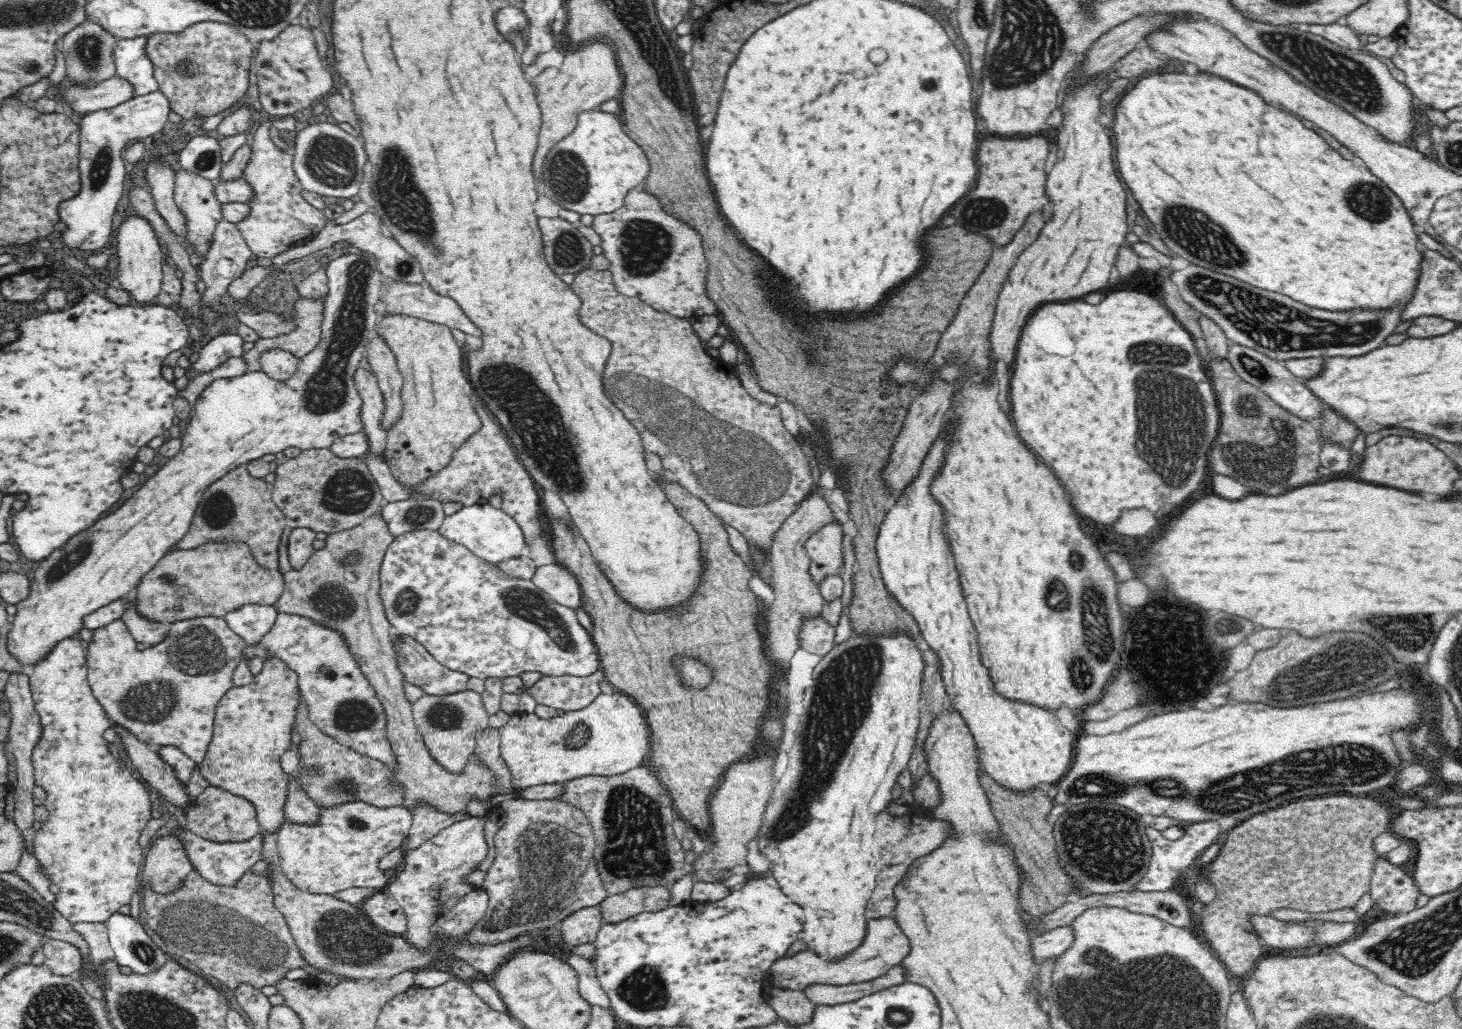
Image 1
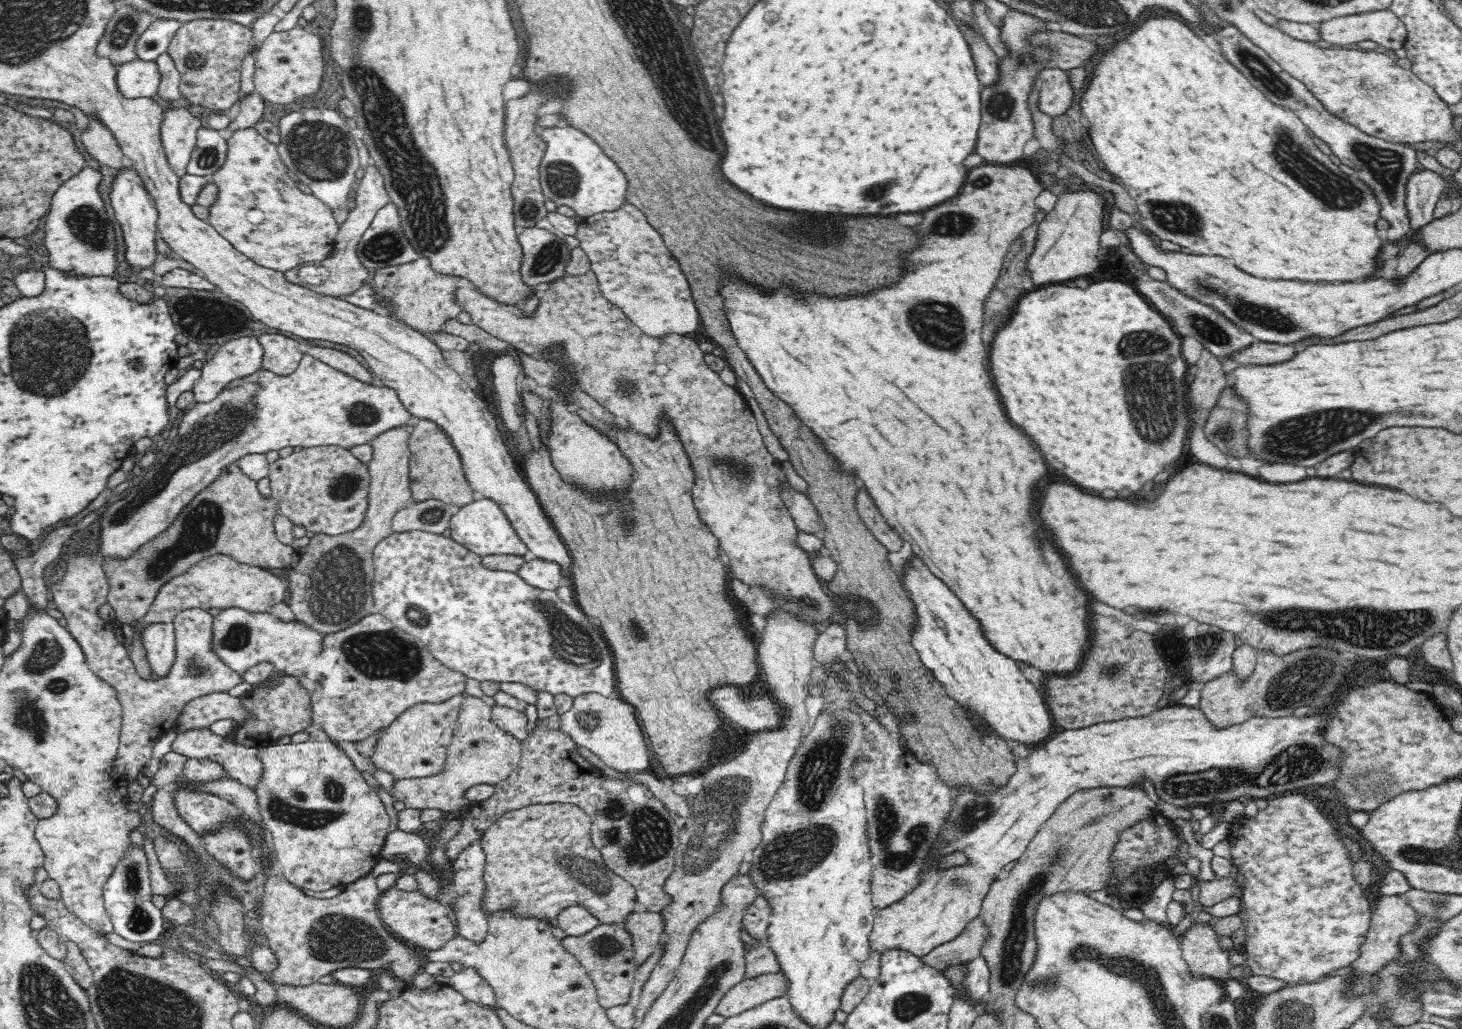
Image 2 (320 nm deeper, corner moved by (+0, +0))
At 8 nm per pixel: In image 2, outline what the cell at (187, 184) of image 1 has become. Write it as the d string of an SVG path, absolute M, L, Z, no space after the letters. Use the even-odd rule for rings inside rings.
M186 107L163 108L164 118L160 124L160 138L168 164L180 177L186 174L186 164L197 141L197 130L202 118L193 115Z

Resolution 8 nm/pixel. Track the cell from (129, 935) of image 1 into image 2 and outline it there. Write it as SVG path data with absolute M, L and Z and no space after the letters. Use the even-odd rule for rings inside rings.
M130 842L130 846L118 858L116 868L108 876L103 889L105 910L112 921L114 932L126 940L143 944L160 938L168 923L162 909L152 903L153 892L148 867L148 858L142 846Z

